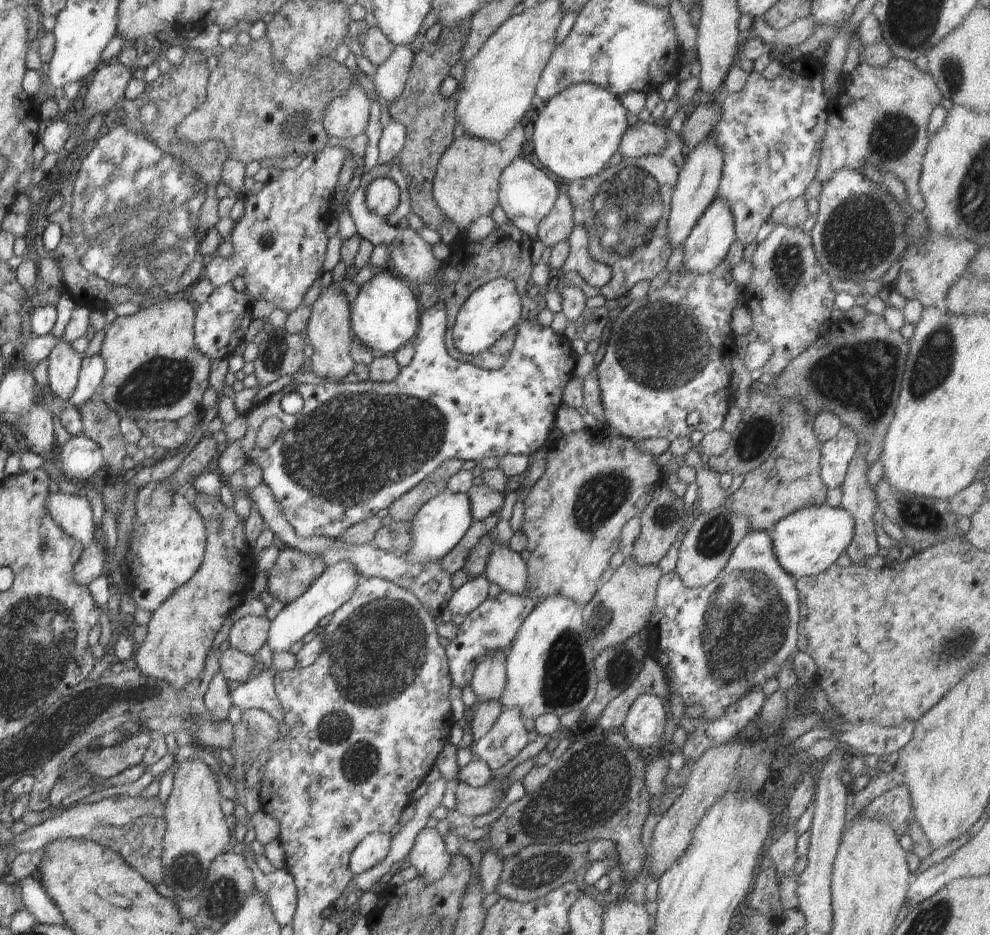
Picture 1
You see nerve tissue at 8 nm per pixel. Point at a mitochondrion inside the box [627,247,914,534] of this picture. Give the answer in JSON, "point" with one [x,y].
{"point":[862,376]}

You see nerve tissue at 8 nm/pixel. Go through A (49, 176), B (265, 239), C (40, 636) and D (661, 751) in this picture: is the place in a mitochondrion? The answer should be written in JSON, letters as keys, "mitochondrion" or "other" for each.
{"A":"other","B":"mitochondrion","C":"mitochondrion","D":"other"}

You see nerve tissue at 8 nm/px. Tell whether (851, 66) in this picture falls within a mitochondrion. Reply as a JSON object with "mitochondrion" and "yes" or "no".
{"mitochondrion":"no"}

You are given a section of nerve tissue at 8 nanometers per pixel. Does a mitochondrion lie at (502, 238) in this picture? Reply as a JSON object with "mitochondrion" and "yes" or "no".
{"mitochondrion":"no"}

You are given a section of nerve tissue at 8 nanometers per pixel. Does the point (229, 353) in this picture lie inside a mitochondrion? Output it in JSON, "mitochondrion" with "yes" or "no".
{"mitochondrion":"no"}

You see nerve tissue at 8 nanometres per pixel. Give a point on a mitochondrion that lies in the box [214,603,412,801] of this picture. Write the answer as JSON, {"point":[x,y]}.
{"point":[359,759]}

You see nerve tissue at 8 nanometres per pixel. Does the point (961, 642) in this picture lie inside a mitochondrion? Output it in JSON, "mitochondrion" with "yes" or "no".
{"mitochondrion":"yes"}

